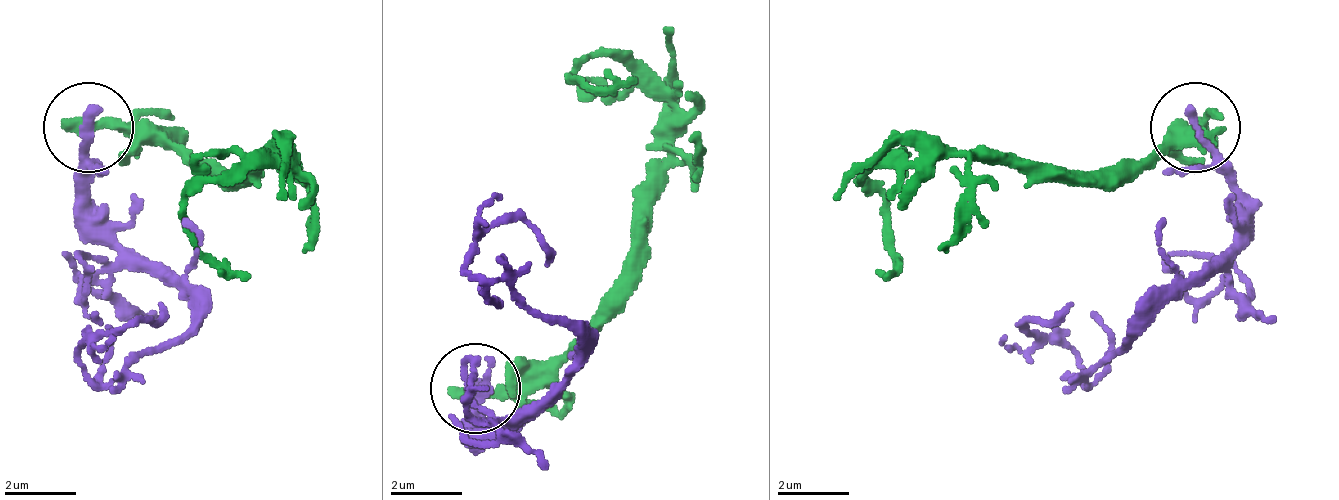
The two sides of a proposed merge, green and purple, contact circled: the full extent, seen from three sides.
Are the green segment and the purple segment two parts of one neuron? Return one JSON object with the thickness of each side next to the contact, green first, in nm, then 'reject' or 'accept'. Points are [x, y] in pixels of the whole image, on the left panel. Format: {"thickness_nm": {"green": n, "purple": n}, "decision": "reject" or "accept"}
{"thickness_nm": {"green": 400, "purple": 320}, "decision": "reject"}

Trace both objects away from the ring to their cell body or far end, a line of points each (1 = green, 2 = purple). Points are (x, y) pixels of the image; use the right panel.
1: (1192, 120), (1201, 120), (1111, 174), (1075, 174), (913, 147), (895, 156), (886, 183), (886, 282)
2: (1192, 129), (1237, 201), (1237, 237), (1093, 372), (1075, 354), (1030, 327), (1075, 300)

